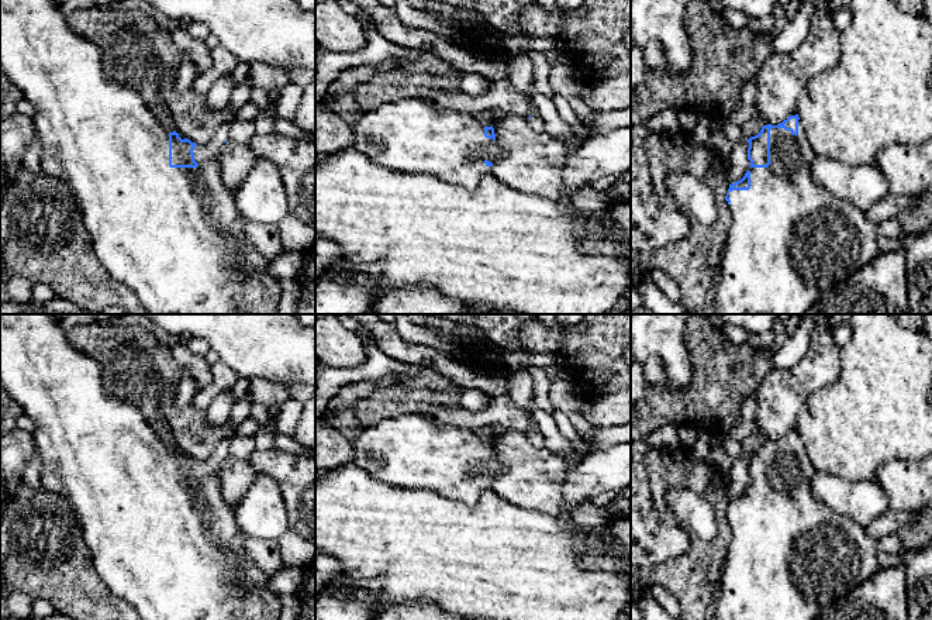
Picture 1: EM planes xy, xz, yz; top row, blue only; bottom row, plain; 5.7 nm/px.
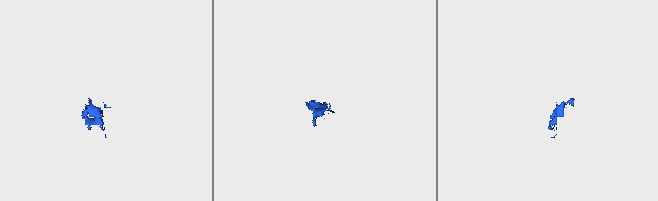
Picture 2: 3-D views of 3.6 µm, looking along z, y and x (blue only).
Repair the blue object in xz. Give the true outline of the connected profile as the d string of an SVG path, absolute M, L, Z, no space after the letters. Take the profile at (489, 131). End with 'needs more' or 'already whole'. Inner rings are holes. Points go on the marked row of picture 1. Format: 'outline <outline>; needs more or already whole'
outline M421 97L400 99L362 113L353 125L353 147L386 169L429 173L467 190L474 190L504 154L496 144L493 125L484 127L463 111L432 107Z; needs more

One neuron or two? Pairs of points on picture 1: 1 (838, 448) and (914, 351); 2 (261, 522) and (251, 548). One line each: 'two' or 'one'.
1: one
2: two

